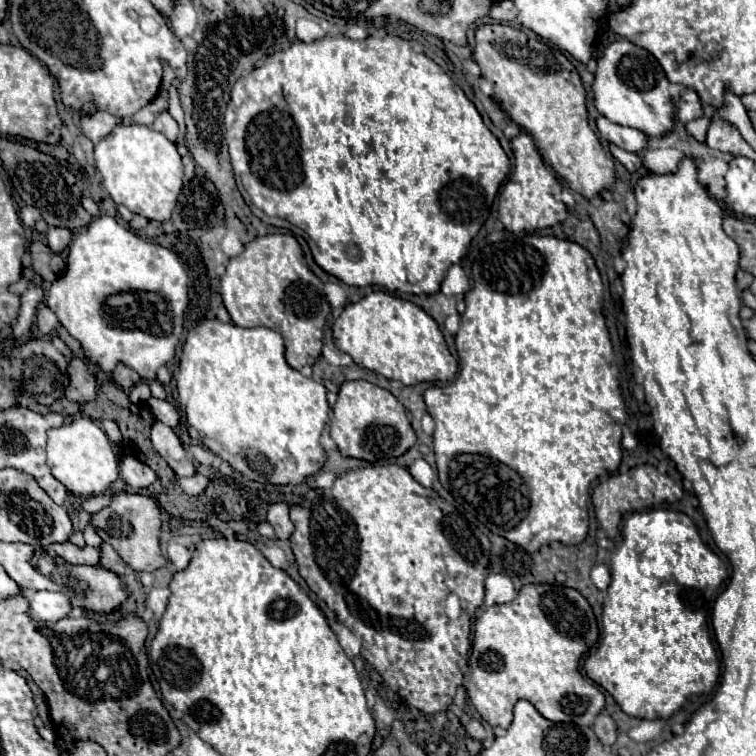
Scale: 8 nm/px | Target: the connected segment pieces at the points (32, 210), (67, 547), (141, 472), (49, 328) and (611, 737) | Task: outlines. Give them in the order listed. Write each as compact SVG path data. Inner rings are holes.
M24 205L20 209L20 219L24 221L24 225L28 227L34 227L34 223L40 219L40 211L36 207L30 207L30 205Z
M66 541L66 543L54 543L54 545L50 545L50 549L54 553L58 553L60 557L64 557L72 565L96 565L98 559L100 559L100 551L98 549L88 547L88 545L76 547L70 541Z
M122 457L120 459L120 475L132 489L150 487L156 481L156 473L136 457Z
M40 305L40 307L38 307L38 313L36 313L36 327L40 329L40 333L52 335L58 325L60 325L60 323L58 323L56 315L54 315L46 305Z
M600 713L594 721L594 733L598 735L598 739L604 743L604 745L612 745L616 741L616 723L612 721L612 717L608 713Z

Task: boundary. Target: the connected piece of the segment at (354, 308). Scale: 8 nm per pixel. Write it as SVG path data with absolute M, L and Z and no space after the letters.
M376 291L358 303L346 305L332 333L336 347L346 351L356 365L380 373L386 379L402 381L404 385L428 381L446 383L452 381L458 371L458 363L450 355L436 321L414 303L396 299L384 291Z

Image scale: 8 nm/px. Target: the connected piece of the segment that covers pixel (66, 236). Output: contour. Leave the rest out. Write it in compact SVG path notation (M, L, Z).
M50 227L46 233L46 239L48 239L48 245L52 251L64 251L72 239L72 231L62 229L62 227Z

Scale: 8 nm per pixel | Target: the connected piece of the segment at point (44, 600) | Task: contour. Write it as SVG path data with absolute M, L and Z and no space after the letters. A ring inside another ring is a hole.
M38 591L30 601L28 613L36 621L58 621L72 611L68 599L56 591Z

